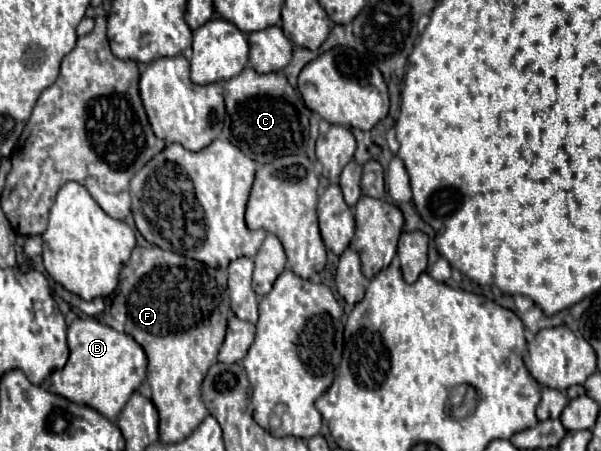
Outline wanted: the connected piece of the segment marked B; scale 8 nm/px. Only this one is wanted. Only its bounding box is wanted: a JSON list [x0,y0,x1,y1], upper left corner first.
[40,318,146,420]

